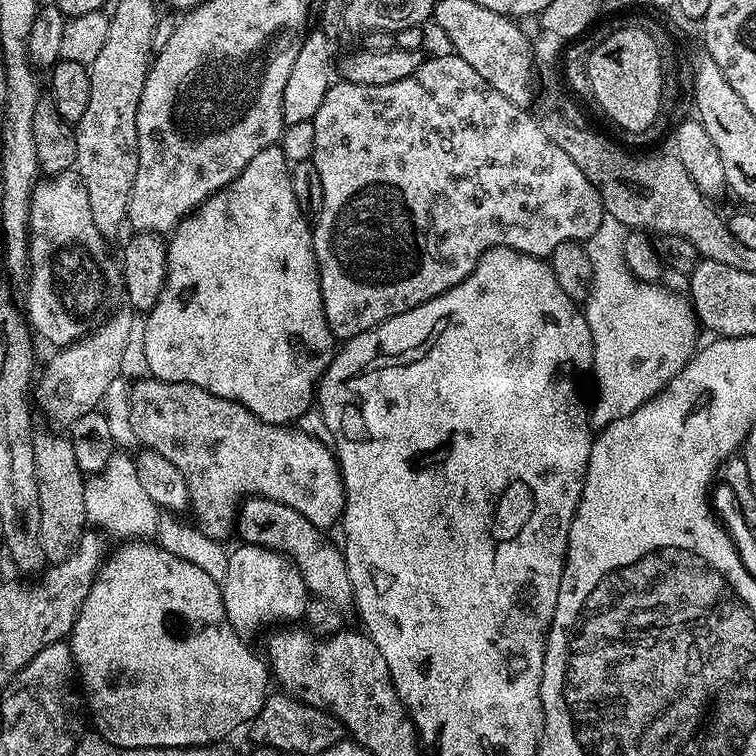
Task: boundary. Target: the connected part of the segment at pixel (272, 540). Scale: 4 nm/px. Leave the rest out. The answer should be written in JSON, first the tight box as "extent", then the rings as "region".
{"extent":[234,496,353,610],"region":[[[253,496],[245,499],[240,505],[240,511],[236,517],[234,525],[235,531],[240,532],[240,540],[245,544],[253,544],[259,548],[269,548],[275,552],[281,552],[287,556],[296,569],[302,574],[302,578],[306,582],[309,593],[318,599],[324,599],[333,607],[344,610],[348,604],[353,603],[352,587],[350,586],[350,574],[346,570],[346,562],[344,561],[344,553],[339,547],[336,548],[327,540],[325,533],[306,519],[302,514],[298,514],[298,510],[294,510],[290,506],[286,506],[282,502],[274,502],[270,498],[262,498],[261,496]]]}

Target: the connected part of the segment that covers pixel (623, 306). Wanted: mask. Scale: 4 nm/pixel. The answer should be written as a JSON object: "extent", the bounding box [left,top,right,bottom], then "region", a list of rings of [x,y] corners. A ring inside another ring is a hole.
{"extent":[586,215,698,430],"region":[[[605,215],[598,230],[586,241],[588,263],[594,266],[592,289],[586,299],[586,315],[594,346],[592,370],[596,380],[596,404],[594,400],[590,408],[590,424],[596,430],[618,418],[626,418],[626,414],[634,414],[638,406],[645,404],[651,396],[657,396],[688,365],[698,348],[698,321],[692,304],[683,295],[669,291],[659,283],[647,284],[634,278],[624,257],[625,235],[624,225],[613,216]]]}

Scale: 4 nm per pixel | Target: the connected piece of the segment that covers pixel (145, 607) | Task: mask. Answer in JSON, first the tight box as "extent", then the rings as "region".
{"extent":[70,542,270,748],"region":[[[124,542],[120,549],[113,551],[105,559],[96,581],[82,602],[82,610],[74,622],[70,633],[72,661],[76,664],[79,683],[86,708],[92,711],[92,720],[96,723],[95,731],[101,740],[110,742],[119,748],[207,748],[219,745],[231,732],[240,727],[251,725],[253,718],[262,710],[265,700],[270,695],[270,670],[256,658],[255,654],[243,644],[241,633],[233,628],[224,609],[224,594],[221,585],[210,578],[204,570],[182,558],[168,553],[156,542]]]}

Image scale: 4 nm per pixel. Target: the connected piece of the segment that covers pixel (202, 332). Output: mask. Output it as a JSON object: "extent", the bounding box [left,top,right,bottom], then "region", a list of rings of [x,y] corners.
{"extent":[144,146,338,426],"region":[[[273,146],[262,150],[222,190],[218,190],[200,205],[191,216],[171,233],[168,245],[168,277],[164,280],[164,290],[155,307],[147,313],[144,324],[144,360],[153,377],[166,382],[182,382],[193,384],[218,398],[226,398],[246,406],[250,414],[254,414],[262,422],[279,426],[292,426],[299,421],[302,414],[306,414],[313,407],[314,393],[317,391],[324,371],[330,366],[338,348],[330,326],[326,322],[326,314],[322,306],[322,290],[320,289],[320,272],[316,268],[316,255],[312,245],[312,228],[309,217],[304,215],[298,206],[298,198],[294,198],[294,186],[290,161],[284,157],[283,150]]]}

